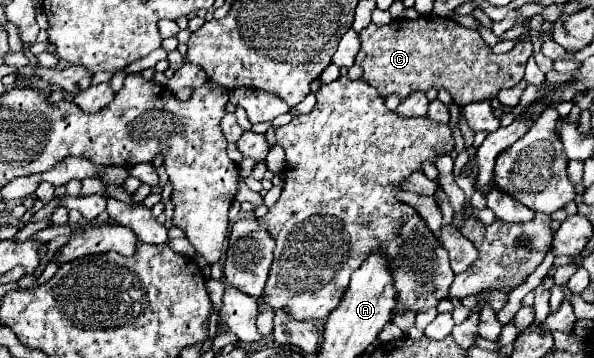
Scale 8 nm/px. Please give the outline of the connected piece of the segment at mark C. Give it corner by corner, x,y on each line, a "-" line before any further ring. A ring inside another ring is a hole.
419,17
417,21
397,19
385,27
371,23
361,31
361,51
355,59
363,67
363,79
377,87
383,97
397,93
401,99
413,91
447,89
453,101
463,107
473,101
491,101
499,91
515,87
523,75
527,59
533,55
531,41
515,45
509,53
497,55
481,39
477,29
463,27
447,17

